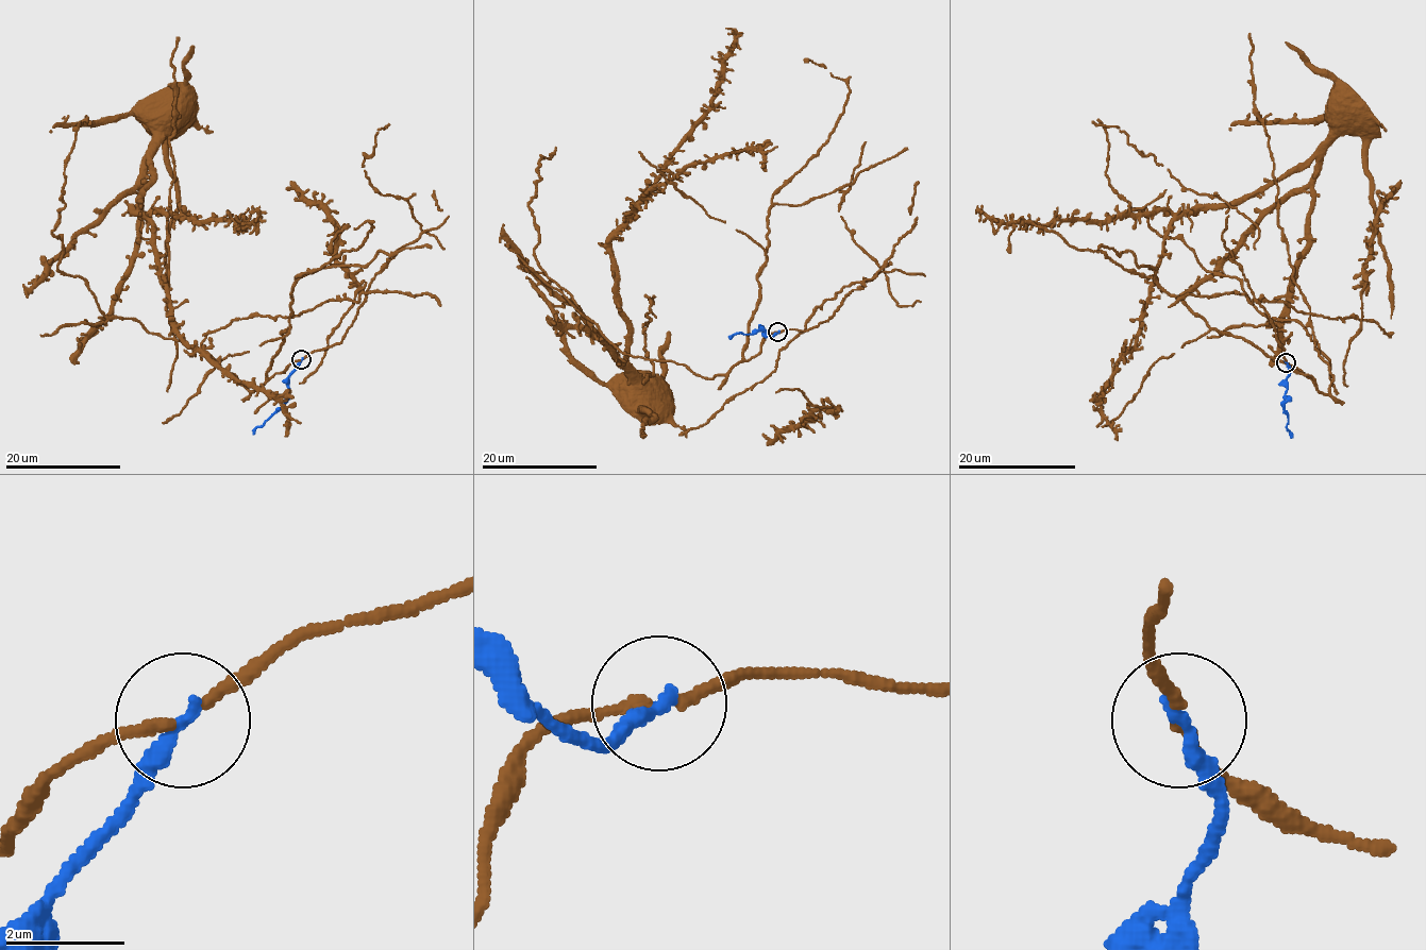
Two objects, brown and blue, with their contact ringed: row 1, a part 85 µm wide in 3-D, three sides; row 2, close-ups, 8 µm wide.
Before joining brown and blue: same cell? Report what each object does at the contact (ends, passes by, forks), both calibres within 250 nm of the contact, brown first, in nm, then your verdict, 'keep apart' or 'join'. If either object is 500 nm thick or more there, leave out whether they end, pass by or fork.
brown passes by; blue ends there; 150 nm thick on the brown side, 260 nm on the other; keep apart

